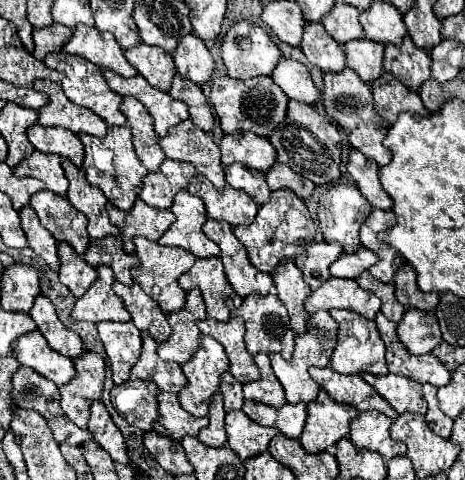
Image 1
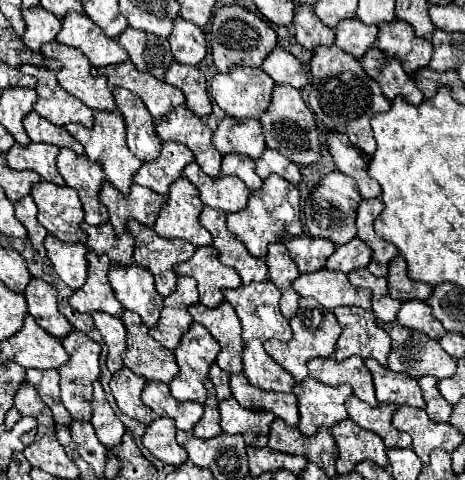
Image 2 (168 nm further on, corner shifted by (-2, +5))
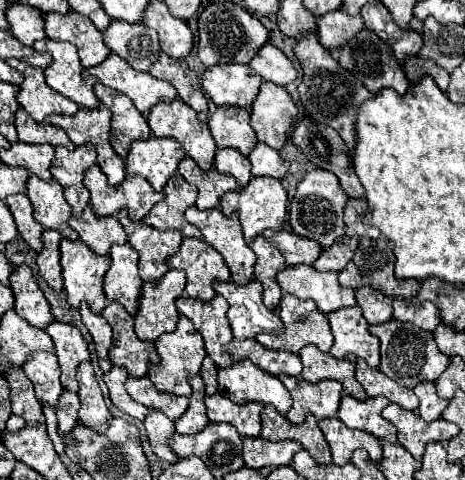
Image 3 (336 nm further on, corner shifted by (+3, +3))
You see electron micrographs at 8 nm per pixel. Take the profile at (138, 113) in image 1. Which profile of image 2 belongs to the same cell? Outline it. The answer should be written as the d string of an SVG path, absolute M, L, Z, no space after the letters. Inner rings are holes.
M114 89L116 105L126 123L126 143L140 161L154 161L160 157L162 141L156 135L156 121L148 113L144 101L128 89Z

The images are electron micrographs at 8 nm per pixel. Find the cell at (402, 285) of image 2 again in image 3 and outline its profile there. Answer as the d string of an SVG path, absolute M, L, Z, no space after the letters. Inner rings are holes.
M383 235L379 239L359 237L357 251L353 255L355 267L365 275L365 283L383 295L411 299L419 291L419 281L415 279L395 279L393 275L393 243Z

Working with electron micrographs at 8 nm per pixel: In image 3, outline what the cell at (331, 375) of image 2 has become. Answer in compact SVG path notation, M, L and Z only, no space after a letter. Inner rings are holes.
M305 345L303 351L299 351L299 357L303 361L303 373L301 377L309 383L317 383L323 379L335 379L345 387L345 393L365 401L367 395L363 387L355 379L355 357L347 355L343 359L335 359L329 353L319 351L315 345Z

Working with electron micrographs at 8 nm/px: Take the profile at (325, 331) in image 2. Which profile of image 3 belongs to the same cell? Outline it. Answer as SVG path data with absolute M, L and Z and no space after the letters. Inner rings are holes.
M283 293L281 301L279 301L279 317L281 317L281 321L283 321L283 325L285 325L283 335L259 333L255 339L257 339L263 347L299 353L301 347L313 343L313 345L317 345L323 353L327 353L327 351L331 349L333 335L331 335L331 329L329 329L329 323L327 323L327 315L323 315L323 313L317 309L315 301L311 301L311 299L297 299L297 297L291 295L291 293Z

